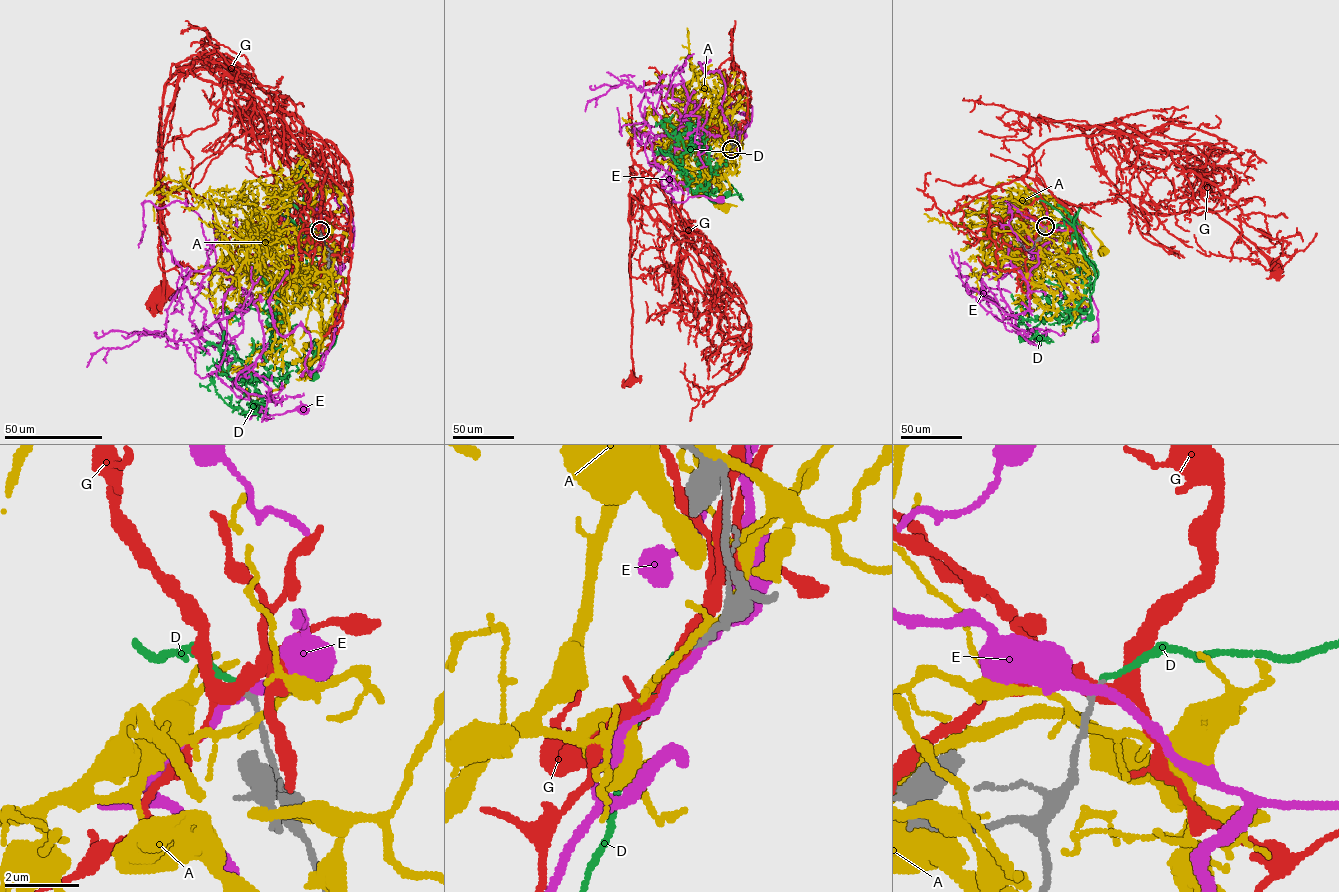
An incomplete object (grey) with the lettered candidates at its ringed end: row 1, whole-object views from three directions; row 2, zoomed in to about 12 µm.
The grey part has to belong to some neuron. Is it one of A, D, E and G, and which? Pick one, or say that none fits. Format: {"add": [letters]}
{"add": ["D"]}

